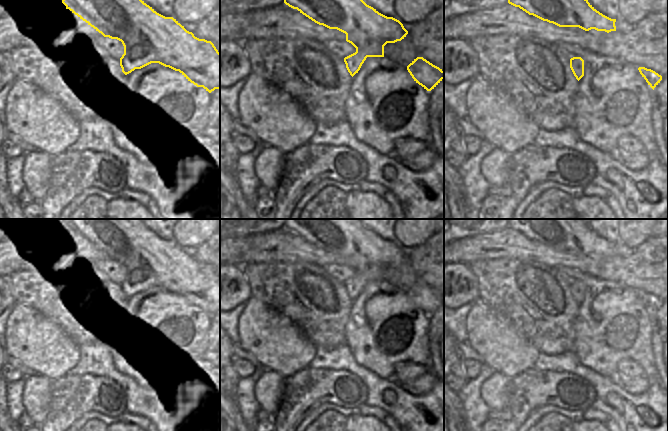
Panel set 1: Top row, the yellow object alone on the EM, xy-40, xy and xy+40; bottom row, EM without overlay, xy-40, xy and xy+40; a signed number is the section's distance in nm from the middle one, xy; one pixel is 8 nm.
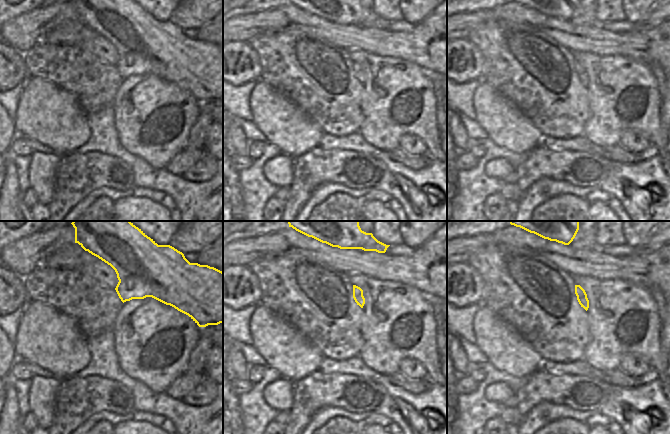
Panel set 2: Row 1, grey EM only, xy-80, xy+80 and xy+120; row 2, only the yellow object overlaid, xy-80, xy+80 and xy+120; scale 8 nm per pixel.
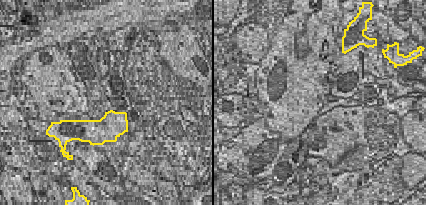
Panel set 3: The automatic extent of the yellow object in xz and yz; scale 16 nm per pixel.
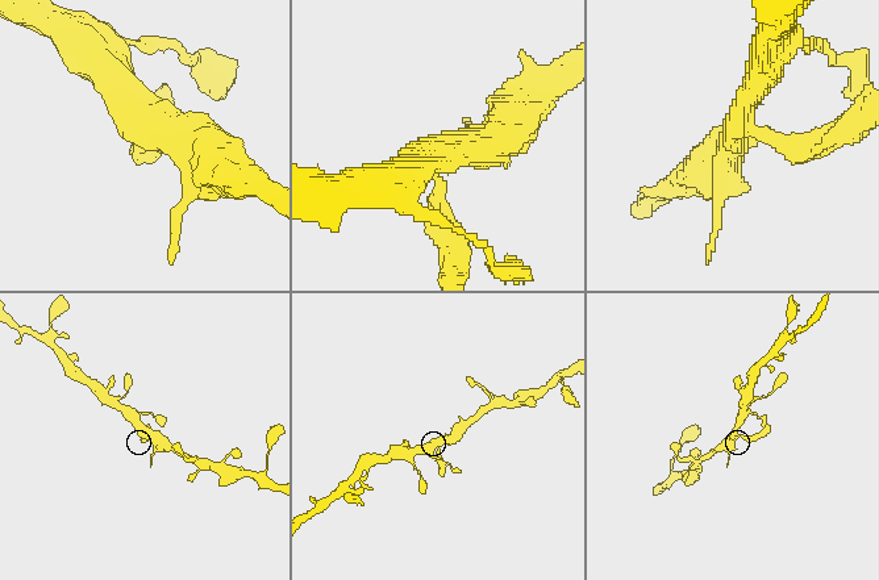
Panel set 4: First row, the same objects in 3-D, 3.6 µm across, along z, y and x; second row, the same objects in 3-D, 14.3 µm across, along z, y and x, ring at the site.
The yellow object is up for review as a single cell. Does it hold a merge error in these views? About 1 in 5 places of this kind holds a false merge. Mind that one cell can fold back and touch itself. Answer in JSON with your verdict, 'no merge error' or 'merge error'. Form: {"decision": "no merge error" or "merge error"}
{"decision": "no merge error"}

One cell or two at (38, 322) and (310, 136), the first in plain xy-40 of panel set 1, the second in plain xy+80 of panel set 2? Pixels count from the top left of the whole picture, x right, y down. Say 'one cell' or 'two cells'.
one cell

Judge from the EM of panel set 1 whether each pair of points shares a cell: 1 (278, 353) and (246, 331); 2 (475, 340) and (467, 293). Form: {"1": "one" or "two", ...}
{"1": "one", "2": "two"}

